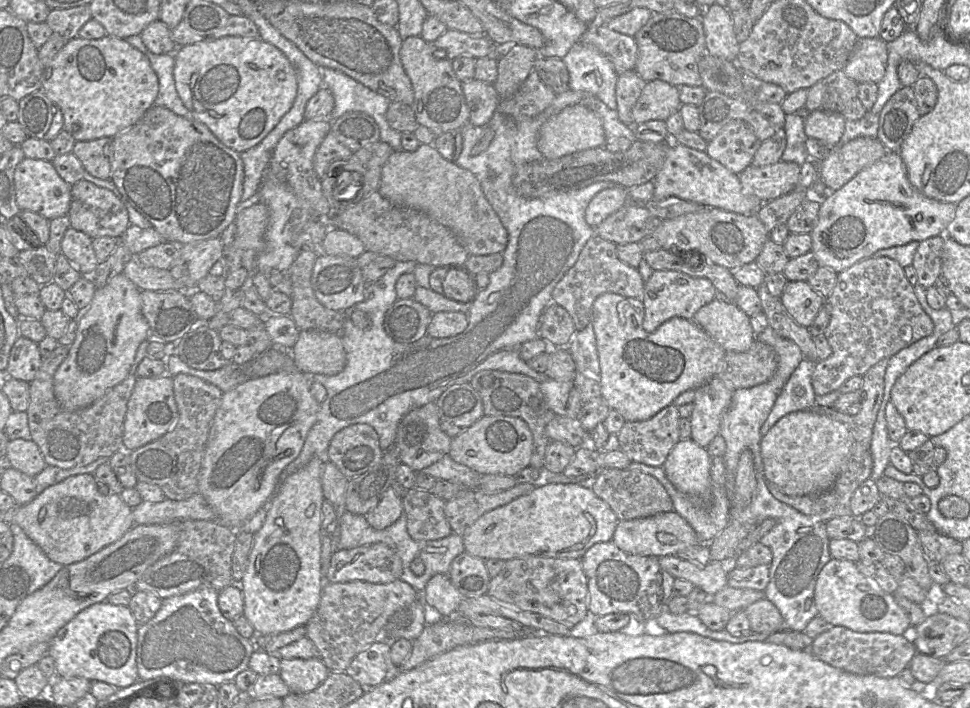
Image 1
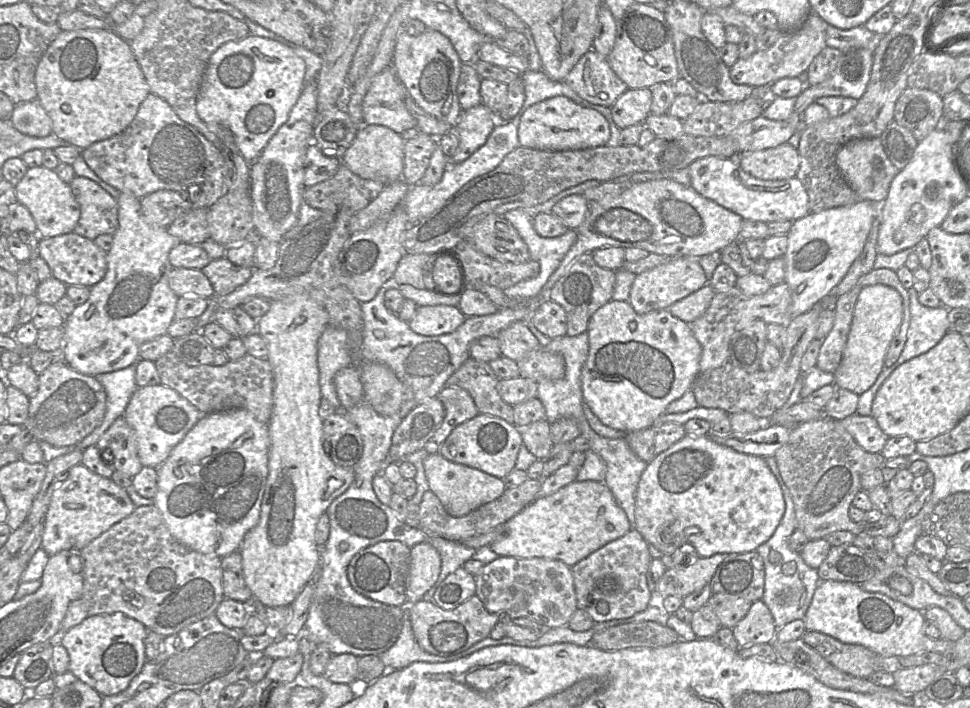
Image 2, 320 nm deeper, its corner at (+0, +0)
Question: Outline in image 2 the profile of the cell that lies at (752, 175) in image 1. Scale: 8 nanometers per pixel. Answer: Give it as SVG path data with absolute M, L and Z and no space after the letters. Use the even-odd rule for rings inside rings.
M788 142L772 148L739 153L735 160L746 173L763 180L796 177L800 166L798 149Z

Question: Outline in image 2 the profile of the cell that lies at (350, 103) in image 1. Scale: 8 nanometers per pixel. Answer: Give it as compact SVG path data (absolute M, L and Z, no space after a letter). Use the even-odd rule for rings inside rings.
M393 67L376 75L363 100L363 125L382 125L398 134L416 128L417 122L405 106L407 90Z

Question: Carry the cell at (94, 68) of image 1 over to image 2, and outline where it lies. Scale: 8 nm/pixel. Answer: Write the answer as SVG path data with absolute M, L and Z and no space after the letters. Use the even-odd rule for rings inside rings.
M108 28L94 30L61 31L57 38L48 47L37 66L35 74L35 84L37 90L37 100L40 102L40 104L52 120L52 133L58 138L67 142L69 145L74 146L81 151L96 142L109 139L124 131L135 118L141 103L151 93L143 71L141 70L131 49L130 42L126 41L113 30ZM62 105L68 105L70 107L70 112L68 114L62 111Z

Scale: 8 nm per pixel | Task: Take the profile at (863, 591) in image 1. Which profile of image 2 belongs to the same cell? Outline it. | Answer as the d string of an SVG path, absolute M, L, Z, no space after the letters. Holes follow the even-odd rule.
M821 580L803 620L806 630L822 632L846 644L865 646L881 656L905 657L924 652L942 654L953 643L950 640L931 639L925 634L922 611L846 581Z

